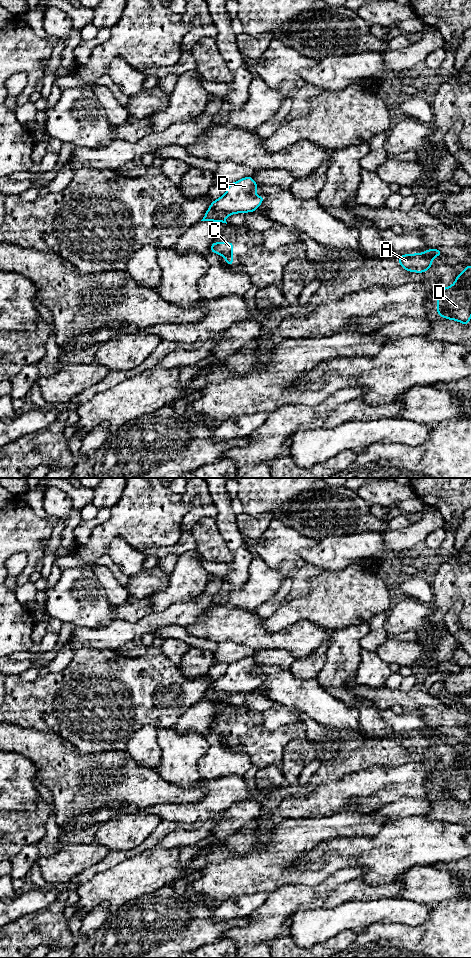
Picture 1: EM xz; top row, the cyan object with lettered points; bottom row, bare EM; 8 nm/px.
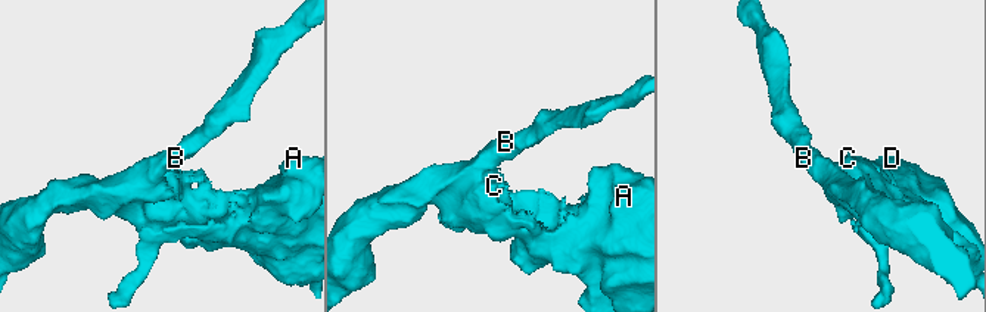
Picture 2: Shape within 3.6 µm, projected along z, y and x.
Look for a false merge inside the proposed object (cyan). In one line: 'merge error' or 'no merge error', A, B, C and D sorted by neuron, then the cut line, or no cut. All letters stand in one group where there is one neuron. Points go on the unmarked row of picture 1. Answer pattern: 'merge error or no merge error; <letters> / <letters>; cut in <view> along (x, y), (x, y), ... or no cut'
no merge error; A B C D; no cut

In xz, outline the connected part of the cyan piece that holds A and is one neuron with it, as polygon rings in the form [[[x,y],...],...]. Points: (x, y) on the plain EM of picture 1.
[[[429,728],[423,733],[403,734],[397,738],[400,746],[408,752],[424,753],[432,747],[432,740],[443,735],[436,728]]]

